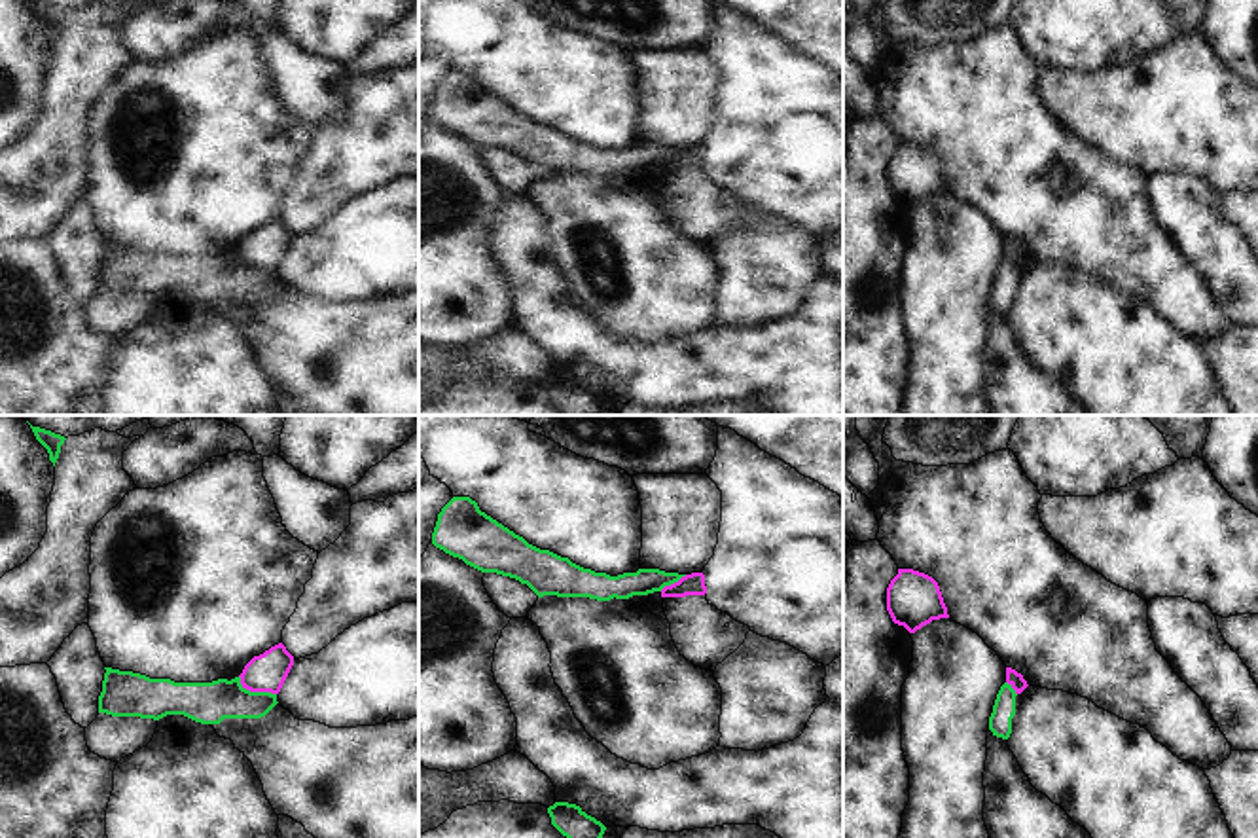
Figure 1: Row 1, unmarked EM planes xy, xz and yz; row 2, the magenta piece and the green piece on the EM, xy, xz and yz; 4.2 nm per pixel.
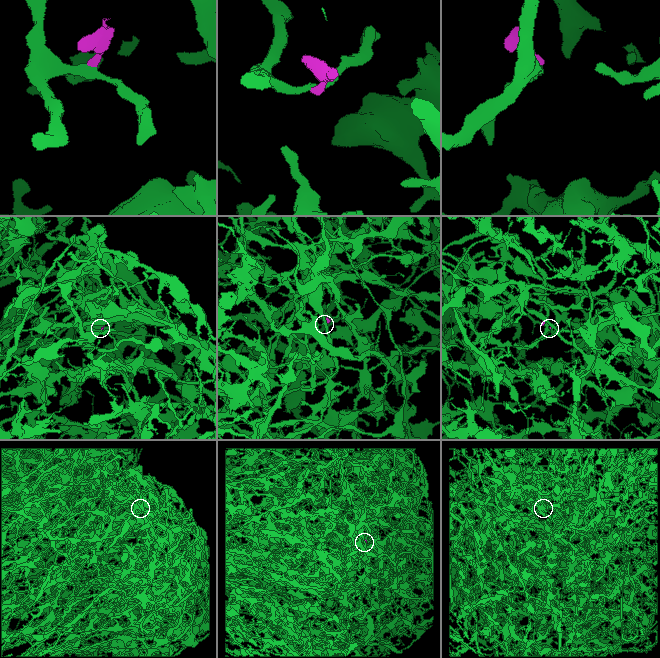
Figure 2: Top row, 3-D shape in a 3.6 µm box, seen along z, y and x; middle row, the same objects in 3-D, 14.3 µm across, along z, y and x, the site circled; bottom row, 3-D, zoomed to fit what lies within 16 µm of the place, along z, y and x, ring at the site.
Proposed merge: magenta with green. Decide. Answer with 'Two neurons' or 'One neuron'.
Two neurons.

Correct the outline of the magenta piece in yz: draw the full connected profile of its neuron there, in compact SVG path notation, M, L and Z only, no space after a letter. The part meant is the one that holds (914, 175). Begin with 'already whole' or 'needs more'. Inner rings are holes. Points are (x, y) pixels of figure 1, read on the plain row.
already whole | M898 144L887 163L887 186L894 199L915 209L932 195L949 193L938 157L913 144Z

